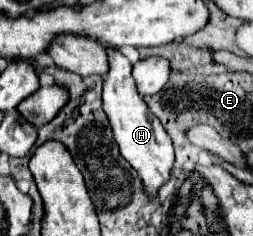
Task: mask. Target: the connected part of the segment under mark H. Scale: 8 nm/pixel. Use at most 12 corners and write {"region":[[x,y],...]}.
{"region":[[114,47],[102,101],[124,159],[156,199],[174,147]]}

